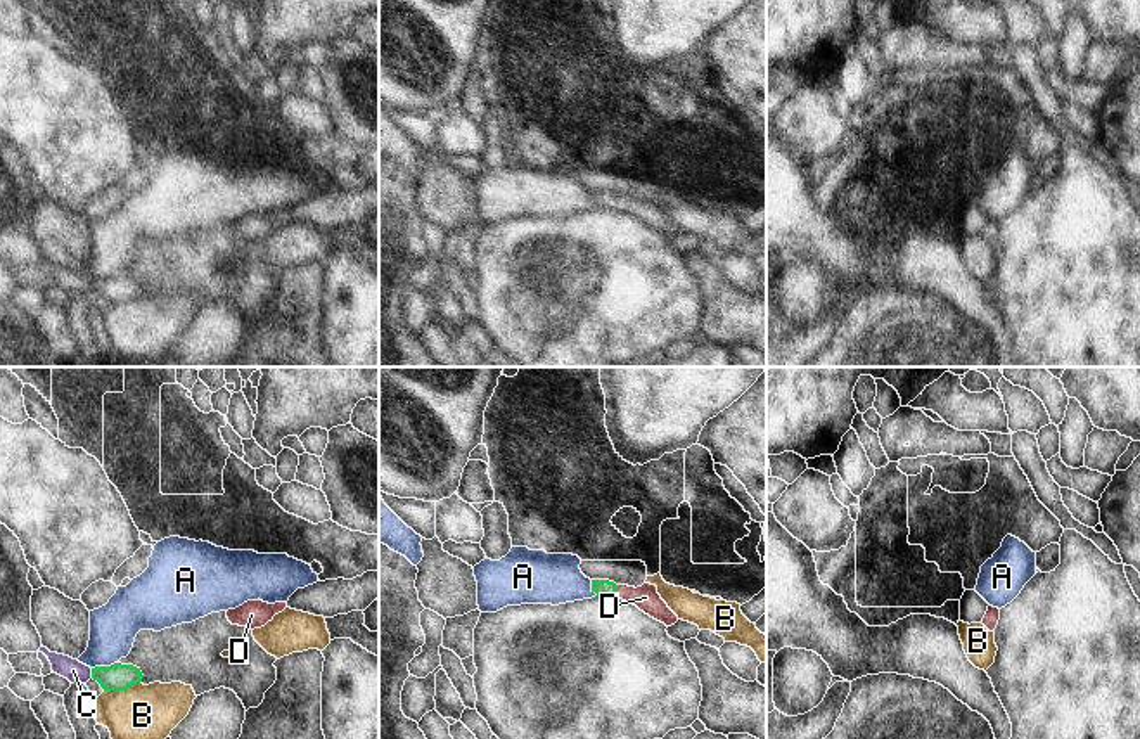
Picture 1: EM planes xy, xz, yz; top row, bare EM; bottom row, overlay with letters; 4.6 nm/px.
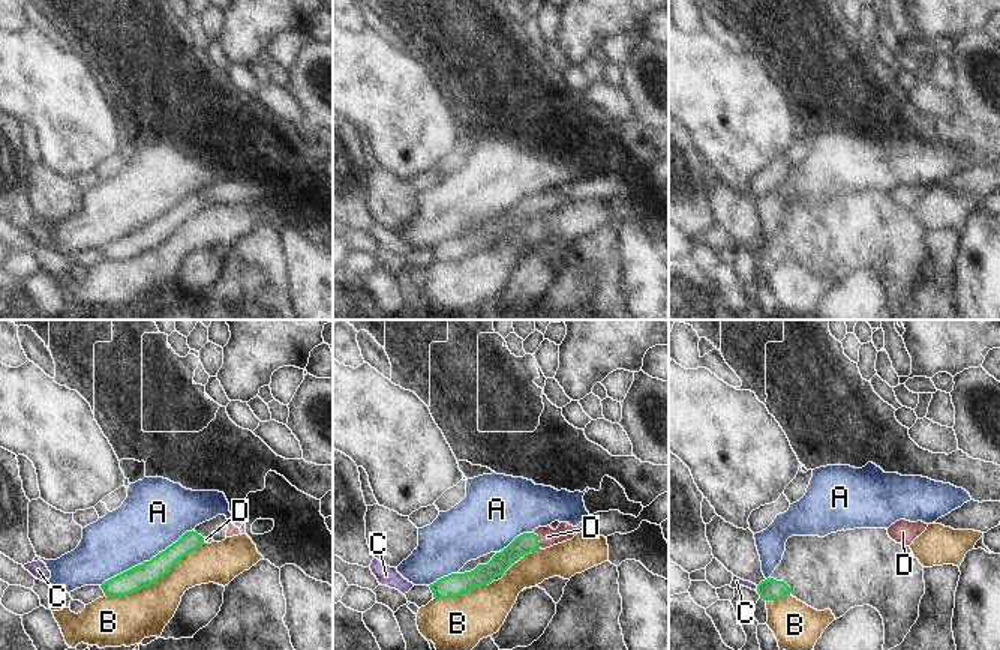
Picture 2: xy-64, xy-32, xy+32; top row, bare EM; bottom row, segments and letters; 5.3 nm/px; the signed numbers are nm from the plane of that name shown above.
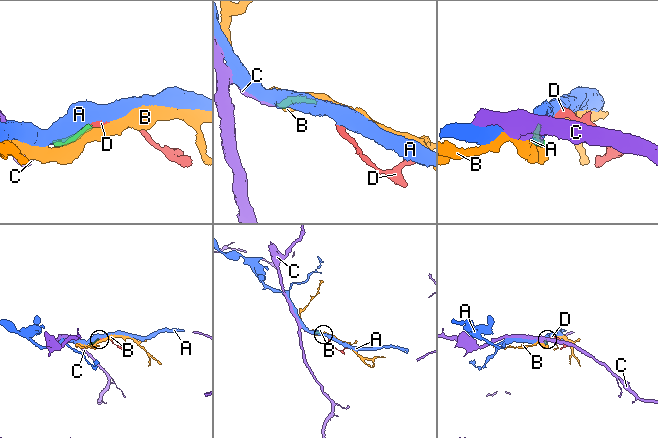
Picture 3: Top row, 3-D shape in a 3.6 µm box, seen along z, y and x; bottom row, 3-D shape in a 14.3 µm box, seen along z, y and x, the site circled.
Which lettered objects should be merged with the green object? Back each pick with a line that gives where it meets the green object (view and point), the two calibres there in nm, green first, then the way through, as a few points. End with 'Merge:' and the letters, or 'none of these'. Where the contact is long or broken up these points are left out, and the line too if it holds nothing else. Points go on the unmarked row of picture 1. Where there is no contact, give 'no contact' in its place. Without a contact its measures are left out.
C: contact xy (92, 286); calibres 130 and 100 nm; way xy (116, 289), (92, 286), (73, 282)
D: contact xz (614, 203); calibres 80 and 120 nm; way xz (601, 199), (614, 203), (646, 210)
Merge: C, D

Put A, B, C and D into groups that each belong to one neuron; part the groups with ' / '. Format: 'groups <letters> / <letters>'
groups A / B / C D

